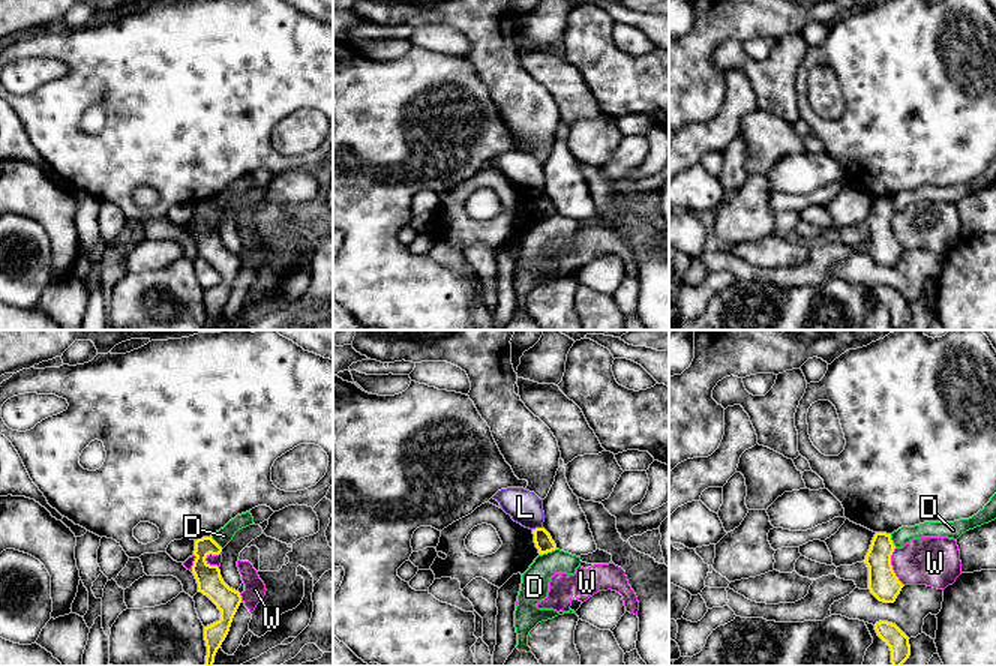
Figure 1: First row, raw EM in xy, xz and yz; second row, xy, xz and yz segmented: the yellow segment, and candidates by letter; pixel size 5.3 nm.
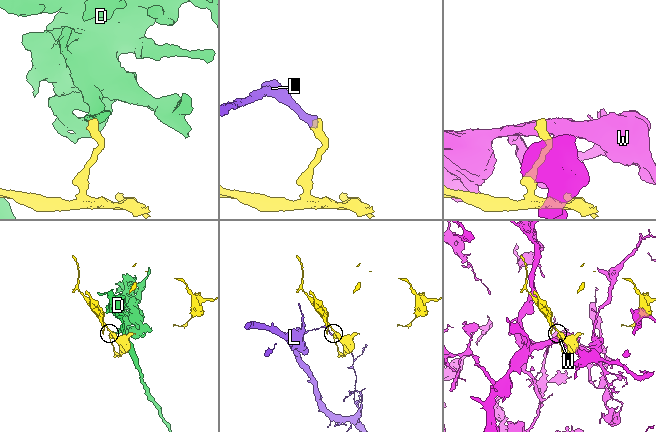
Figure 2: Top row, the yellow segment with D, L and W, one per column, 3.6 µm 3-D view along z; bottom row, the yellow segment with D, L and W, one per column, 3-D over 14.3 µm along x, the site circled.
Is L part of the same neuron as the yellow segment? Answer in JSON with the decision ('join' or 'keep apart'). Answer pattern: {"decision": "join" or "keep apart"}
{"decision": "keep apart"}

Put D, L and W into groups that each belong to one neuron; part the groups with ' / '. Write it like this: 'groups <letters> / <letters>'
groups D / L / W

